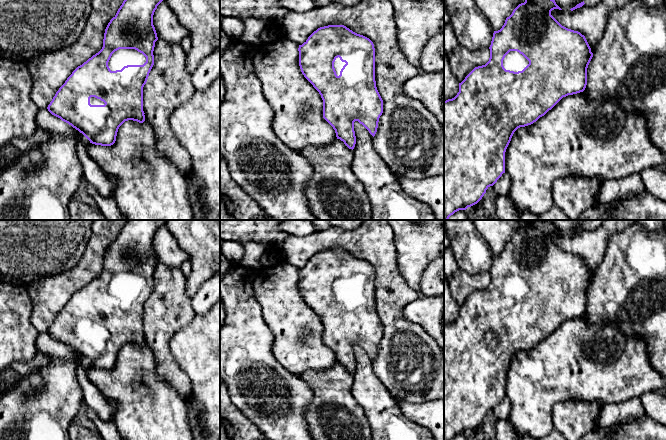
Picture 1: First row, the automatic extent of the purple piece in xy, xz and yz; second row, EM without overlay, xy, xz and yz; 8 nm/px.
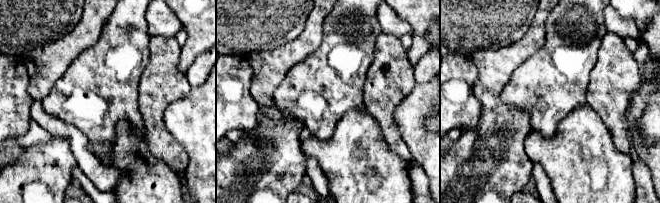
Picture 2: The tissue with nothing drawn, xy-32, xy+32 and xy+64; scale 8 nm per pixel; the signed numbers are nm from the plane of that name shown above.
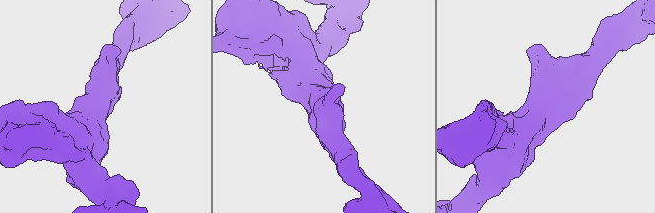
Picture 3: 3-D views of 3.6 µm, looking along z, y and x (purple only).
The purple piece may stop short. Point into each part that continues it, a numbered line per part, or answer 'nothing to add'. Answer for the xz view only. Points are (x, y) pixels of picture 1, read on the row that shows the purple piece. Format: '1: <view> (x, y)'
1: xz (338, 64)

